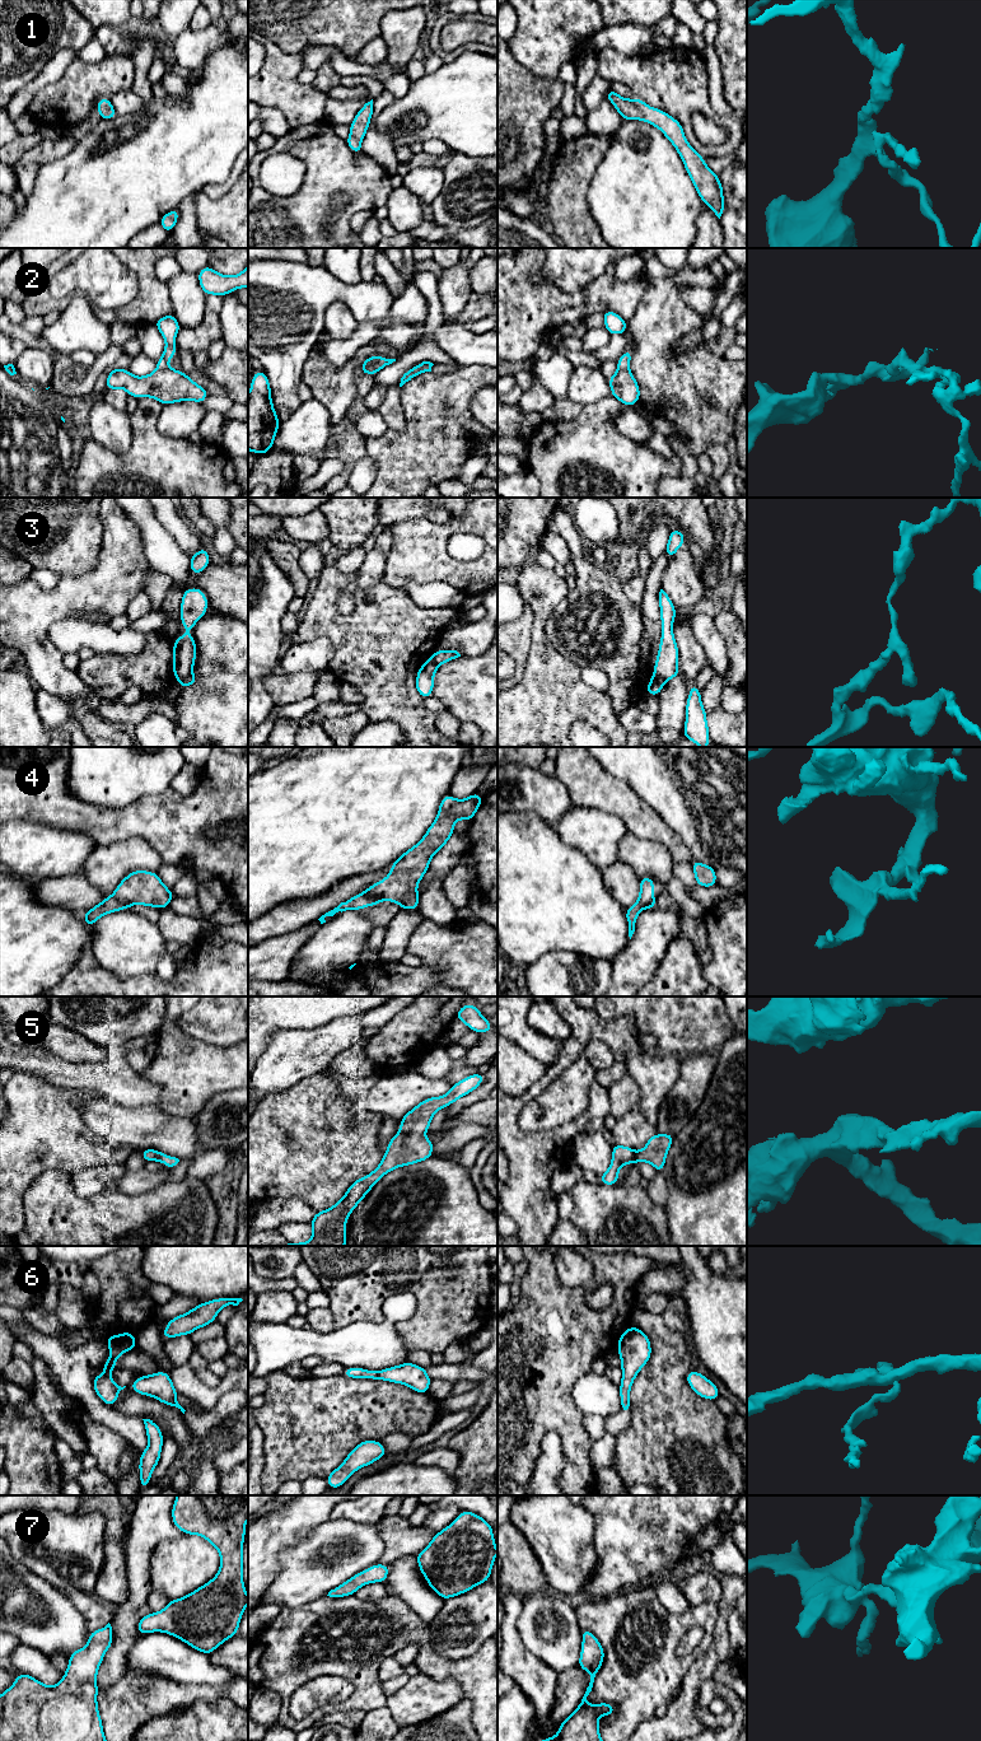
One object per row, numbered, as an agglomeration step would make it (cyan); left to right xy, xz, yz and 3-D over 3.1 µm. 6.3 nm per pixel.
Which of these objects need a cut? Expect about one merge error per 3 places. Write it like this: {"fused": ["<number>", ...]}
{"fused": ["2", "3", "4"]}

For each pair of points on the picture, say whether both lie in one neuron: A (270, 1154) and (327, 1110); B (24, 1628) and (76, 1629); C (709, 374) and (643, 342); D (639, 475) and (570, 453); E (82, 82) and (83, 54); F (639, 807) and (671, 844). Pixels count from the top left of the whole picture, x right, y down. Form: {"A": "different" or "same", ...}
{"A": "same", "B": "same", "C": "same", "D": "same", "E": "different", "F": "same"}

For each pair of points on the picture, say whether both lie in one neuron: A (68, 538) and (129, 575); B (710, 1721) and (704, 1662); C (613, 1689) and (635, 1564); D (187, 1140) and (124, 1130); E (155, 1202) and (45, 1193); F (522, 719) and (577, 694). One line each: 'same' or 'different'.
A: different
B: different
C: different
D: same
E: same
F: same

